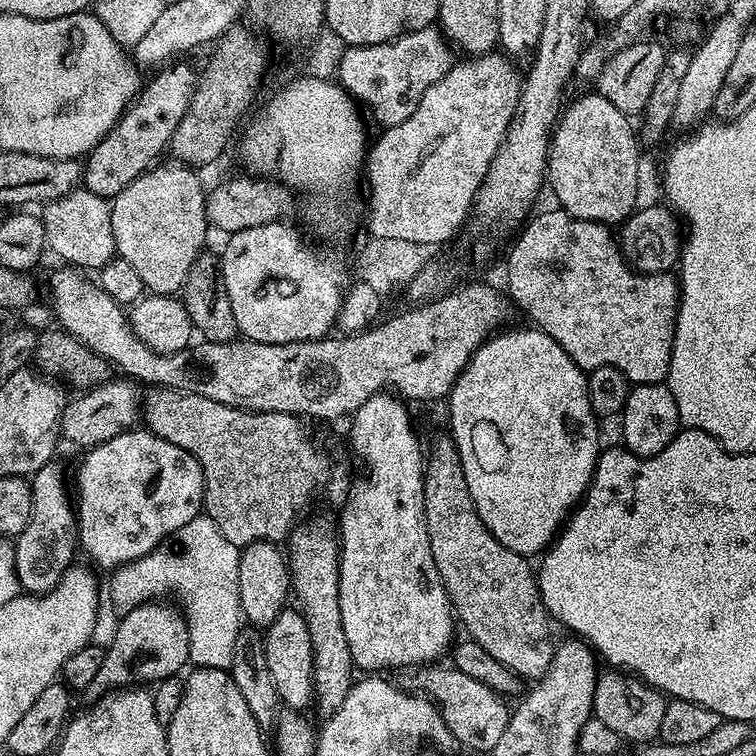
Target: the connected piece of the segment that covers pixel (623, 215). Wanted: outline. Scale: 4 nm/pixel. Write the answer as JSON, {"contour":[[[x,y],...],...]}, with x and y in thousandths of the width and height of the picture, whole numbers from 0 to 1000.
{"contour":[[[782,124],[783,127],[767,128],[754,143],[747,142],[743,152],[728,181],[728,194],[725,197],[725,225],[722,229],[724,242],[730,243],[730,254],[735,258],[735,265],[745,279],[751,280],[759,288],[766,291],[790,291],[792,296],[803,296],[806,299],[819,299],[841,279],[844,266],[841,258],[847,254],[847,196],[843,176],[836,175],[837,160],[823,151],[823,146],[817,146],[817,140],[811,140],[807,135],[802,135],[802,130],[792,124]]]}

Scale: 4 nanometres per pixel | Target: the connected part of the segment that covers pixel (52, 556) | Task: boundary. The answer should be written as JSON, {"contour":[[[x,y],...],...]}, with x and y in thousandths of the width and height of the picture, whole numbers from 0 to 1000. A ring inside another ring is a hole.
{"contour":[[[70,611],[56,616],[48,628],[41,631],[42,668],[40,669],[40,690],[34,690],[34,701],[20,710],[21,726],[21,769],[37,786],[67,783],[71,775],[85,763],[85,757],[97,750],[95,733],[103,728],[101,706],[101,673],[93,646],[85,642],[85,624]]]}

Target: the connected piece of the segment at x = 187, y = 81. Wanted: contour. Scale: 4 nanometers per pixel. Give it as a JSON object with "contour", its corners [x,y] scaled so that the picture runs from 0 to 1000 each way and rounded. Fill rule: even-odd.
{"contour":[[[231,85],[208,94],[208,101],[187,115],[184,127],[148,168],[146,177],[116,202],[108,235],[110,247],[116,253],[139,262],[155,259],[172,246],[172,241],[197,226],[226,192],[228,179],[235,172],[262,110],[261,91],[258,94],[249,85]]]}

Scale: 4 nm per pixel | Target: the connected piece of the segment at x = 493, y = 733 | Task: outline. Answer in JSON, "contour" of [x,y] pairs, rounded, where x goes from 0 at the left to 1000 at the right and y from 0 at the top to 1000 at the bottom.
{"contour":[[[556,881],[544,890],[538,909],[546,917],[560,918],[570,926],[582,939],[582,947],[590,955],[595,966],[599,980],[606,985],[615,984],[619,989],[626,989],[630,995],[649,996],[653,987],[659,987],[659,976],[664,976],[664,966],[669,966],[675,937],[665,931],[668,927],[651,910],[644,910],[632,897],[622,897],[622,892],[611,892],[601,881],[593,884],[577,884],[582,881]]]}

